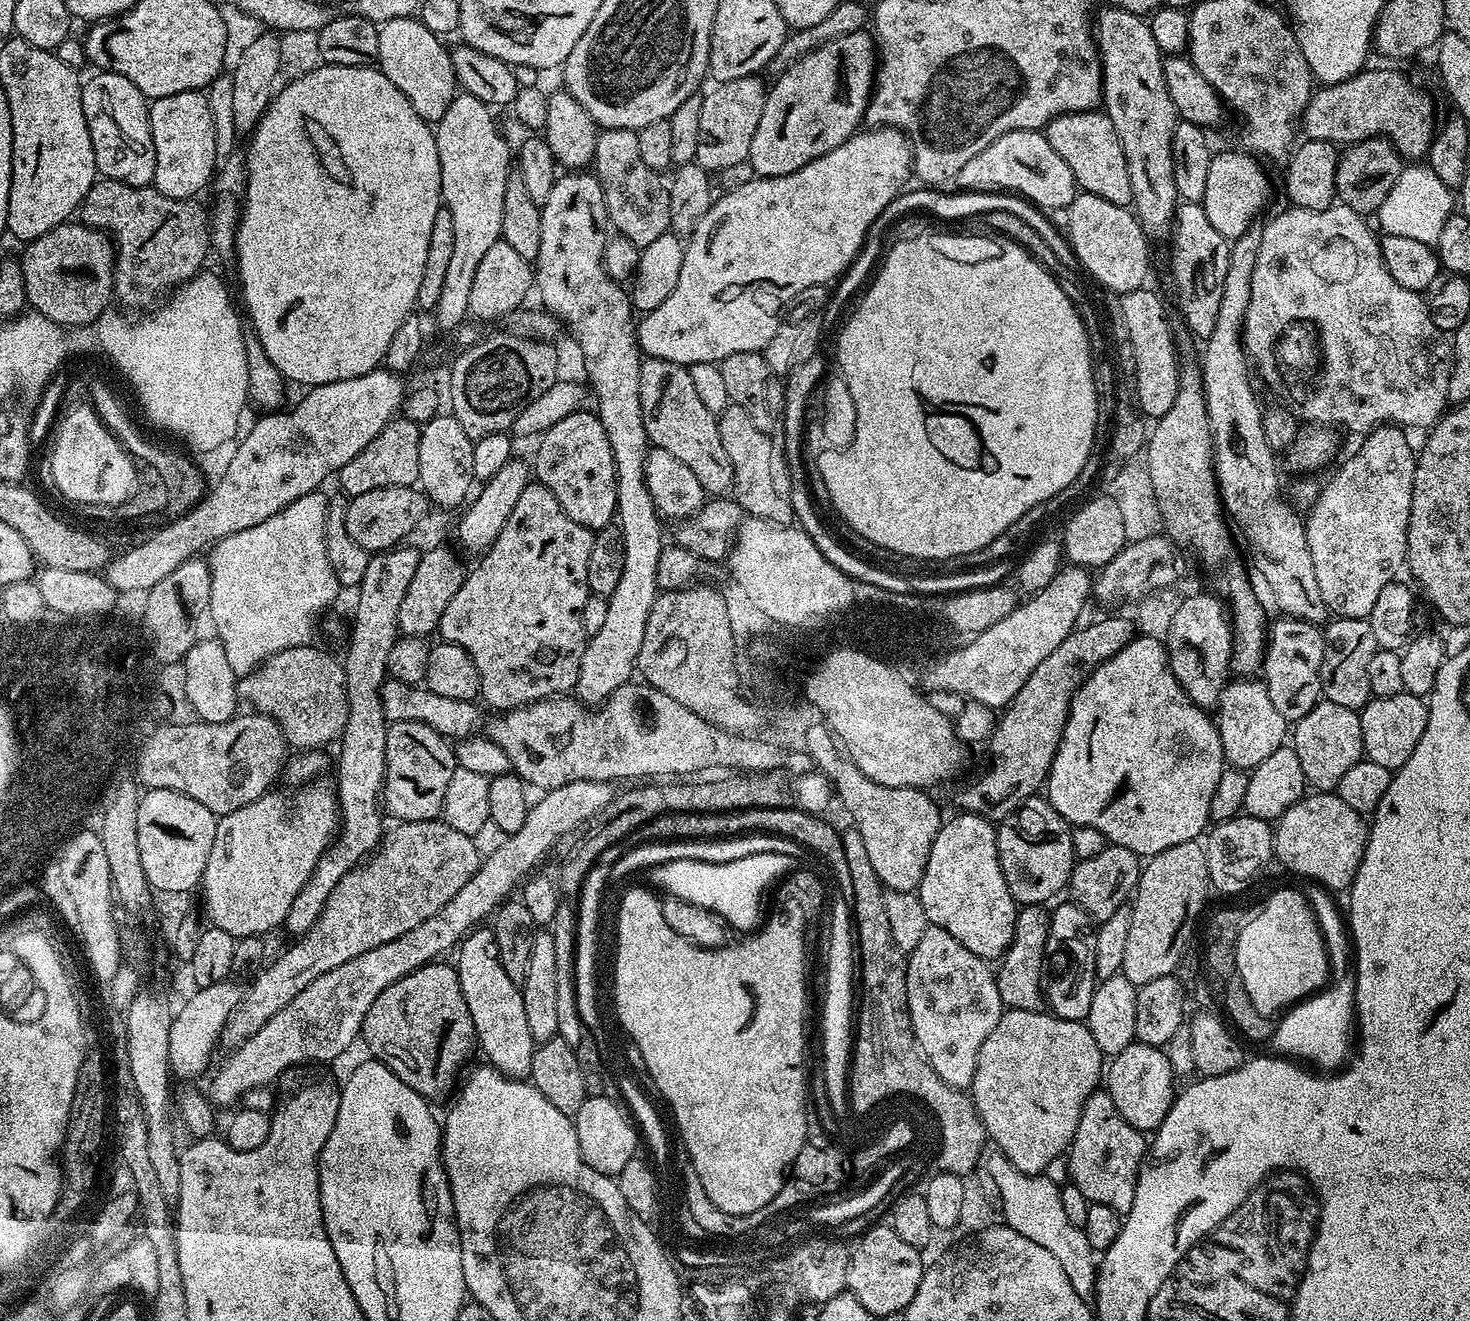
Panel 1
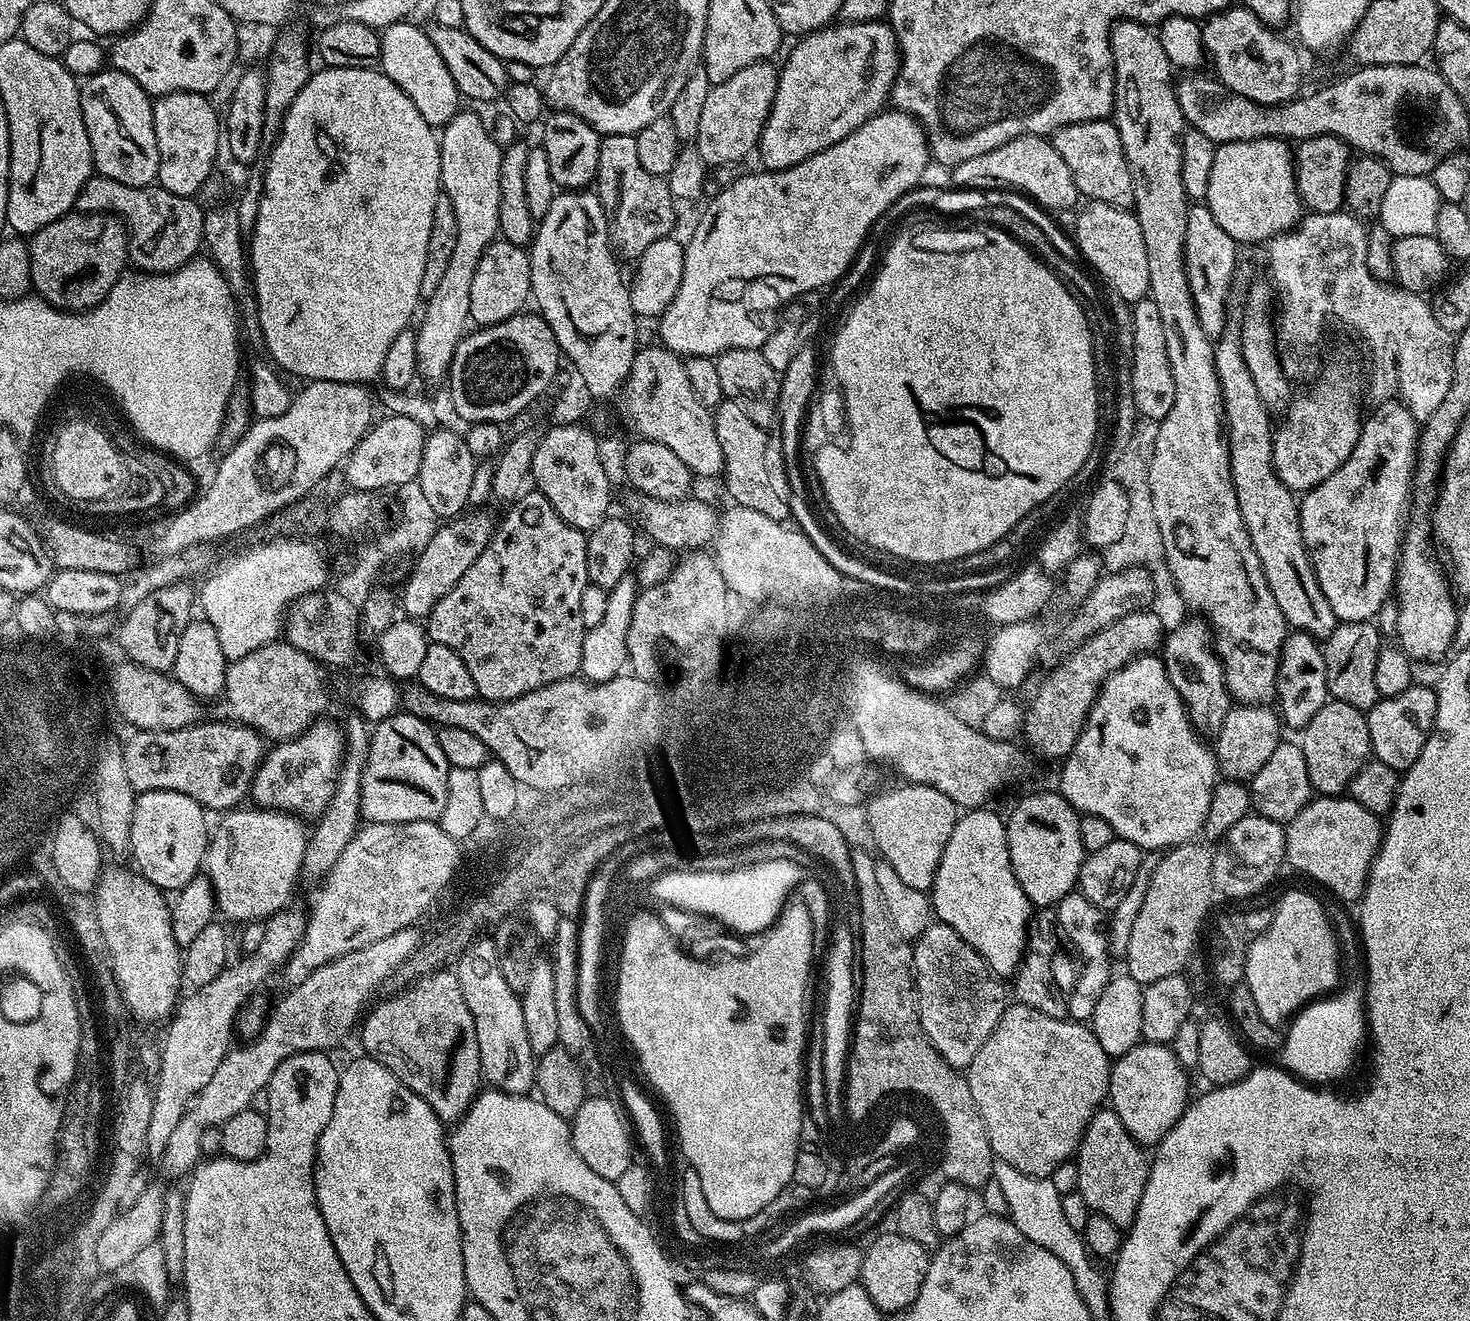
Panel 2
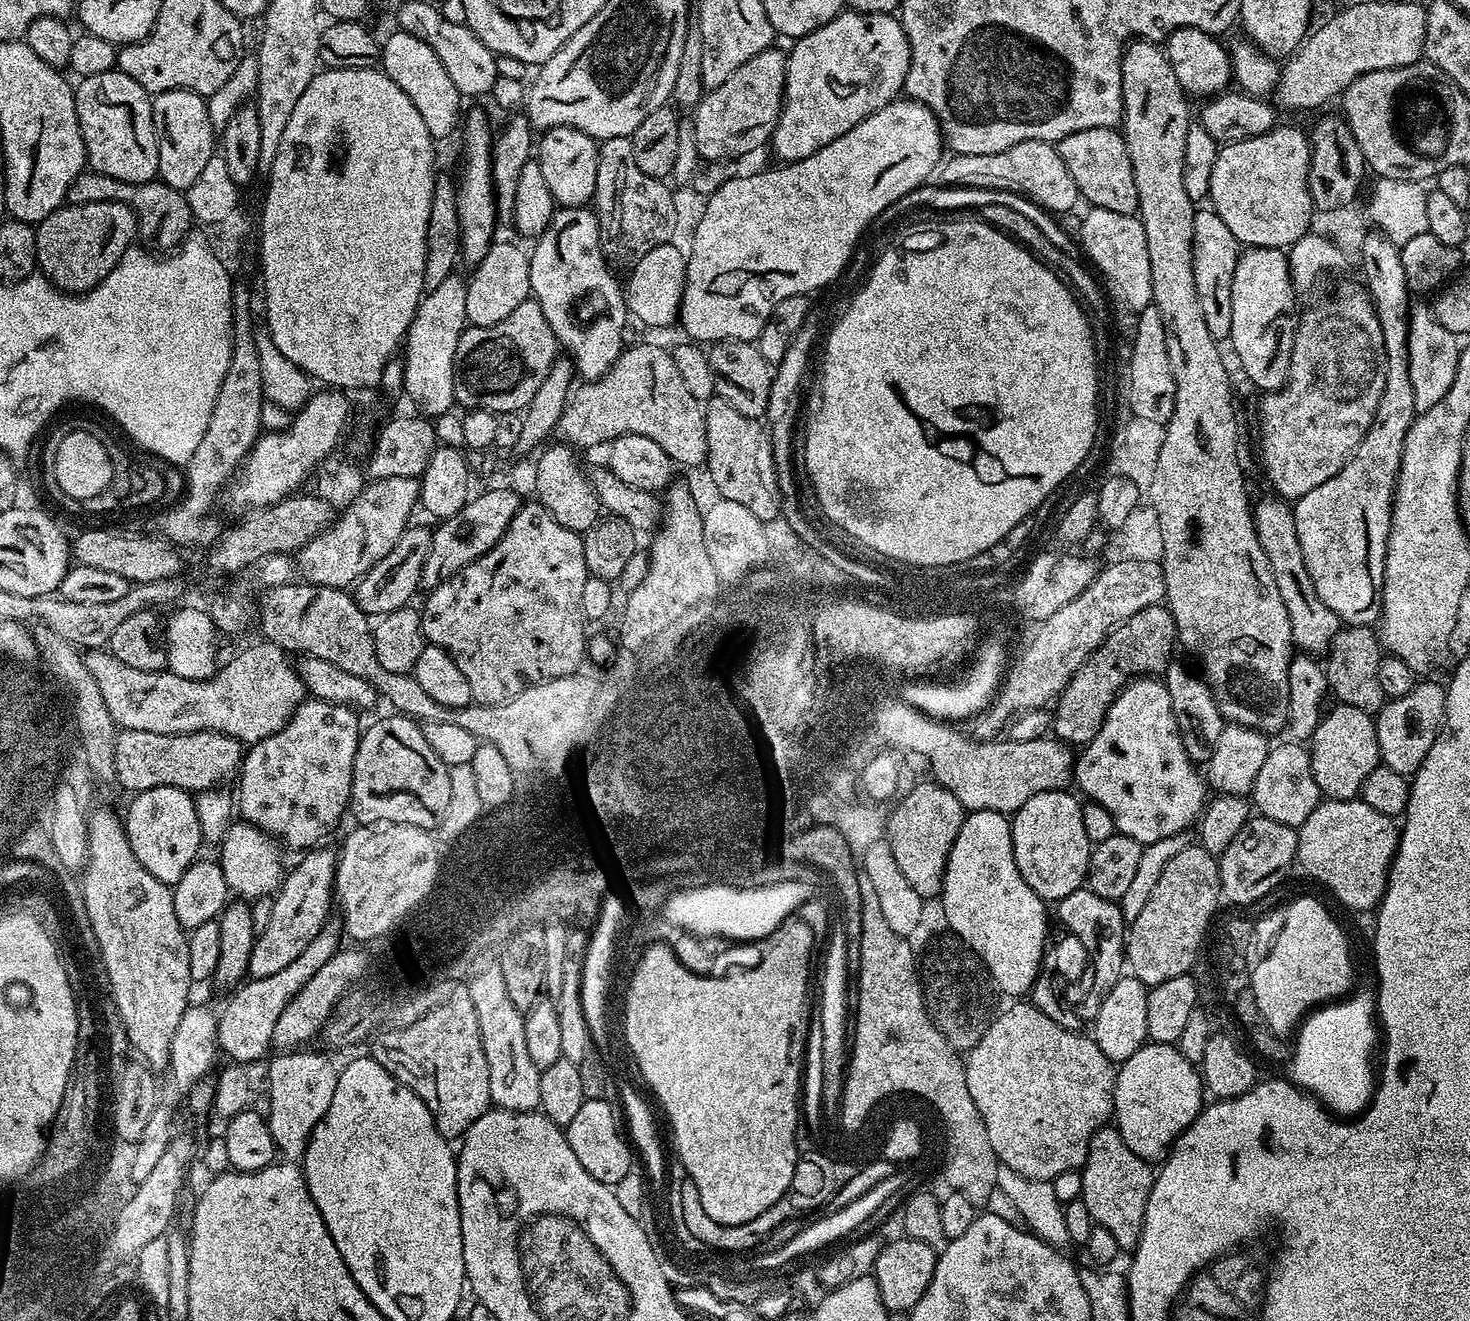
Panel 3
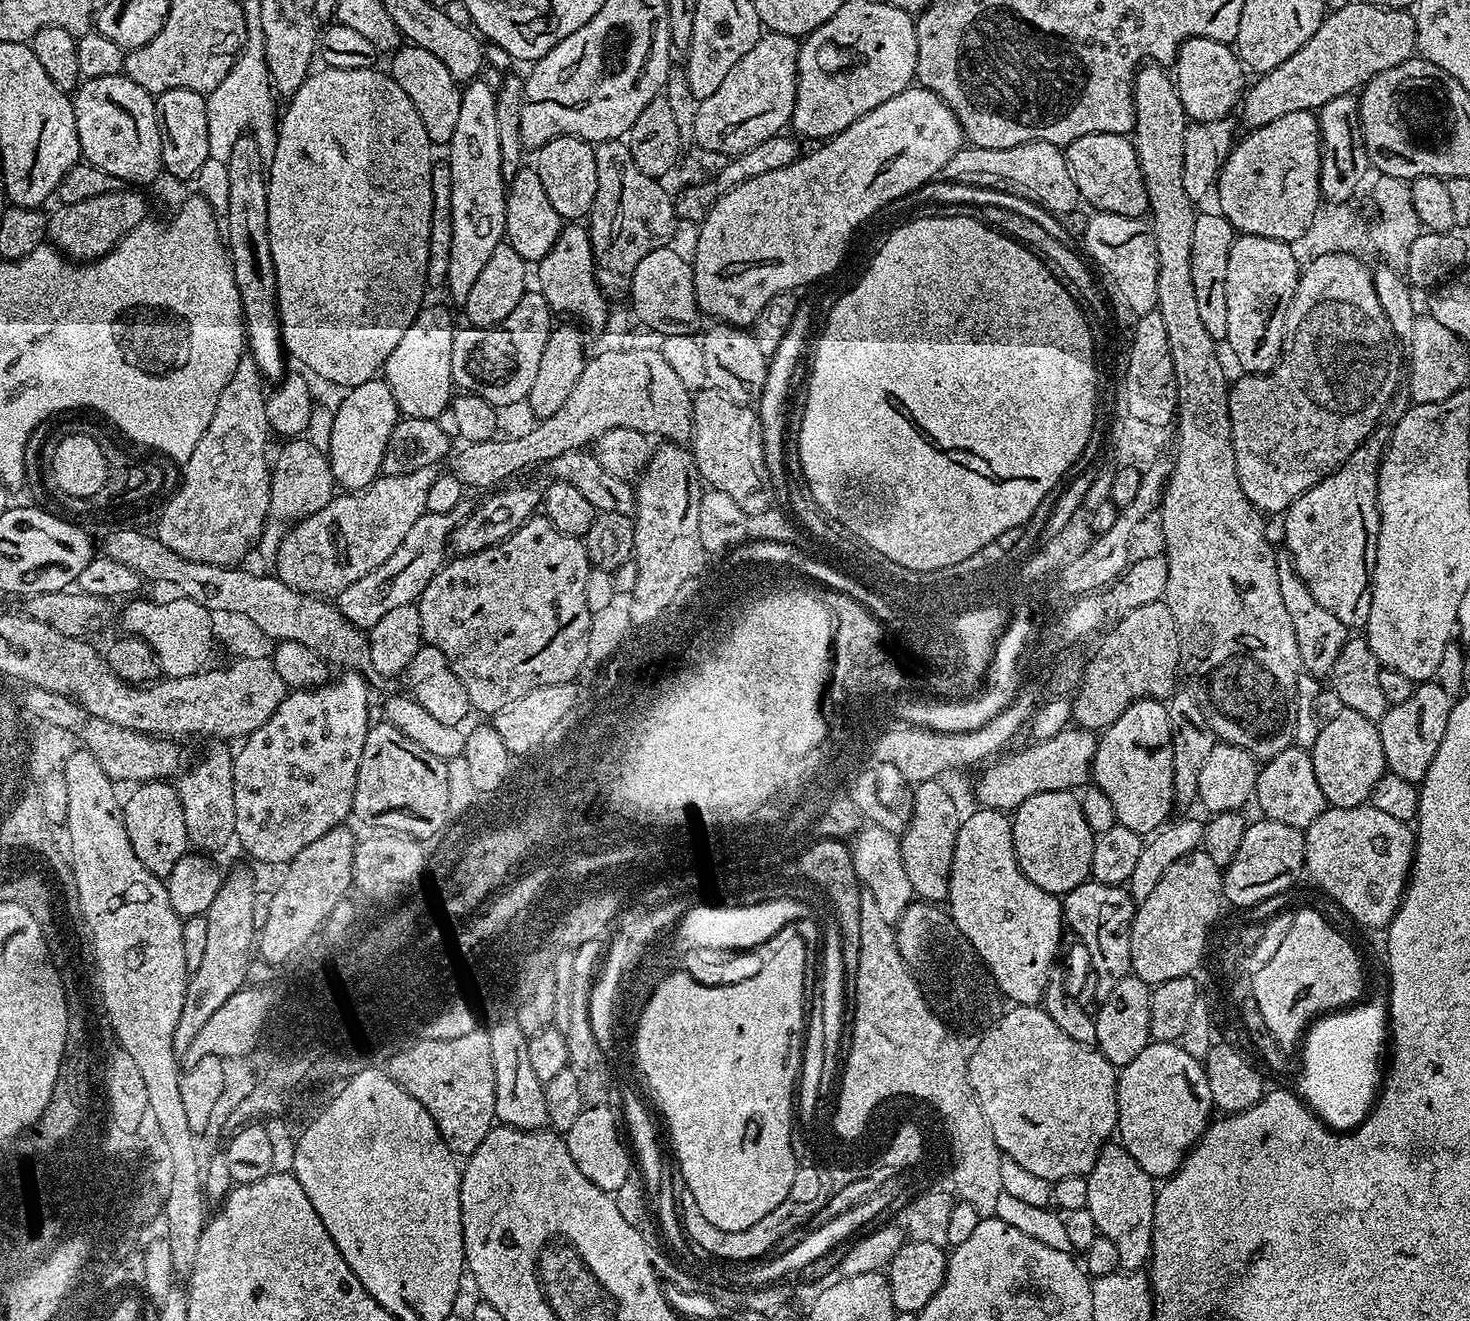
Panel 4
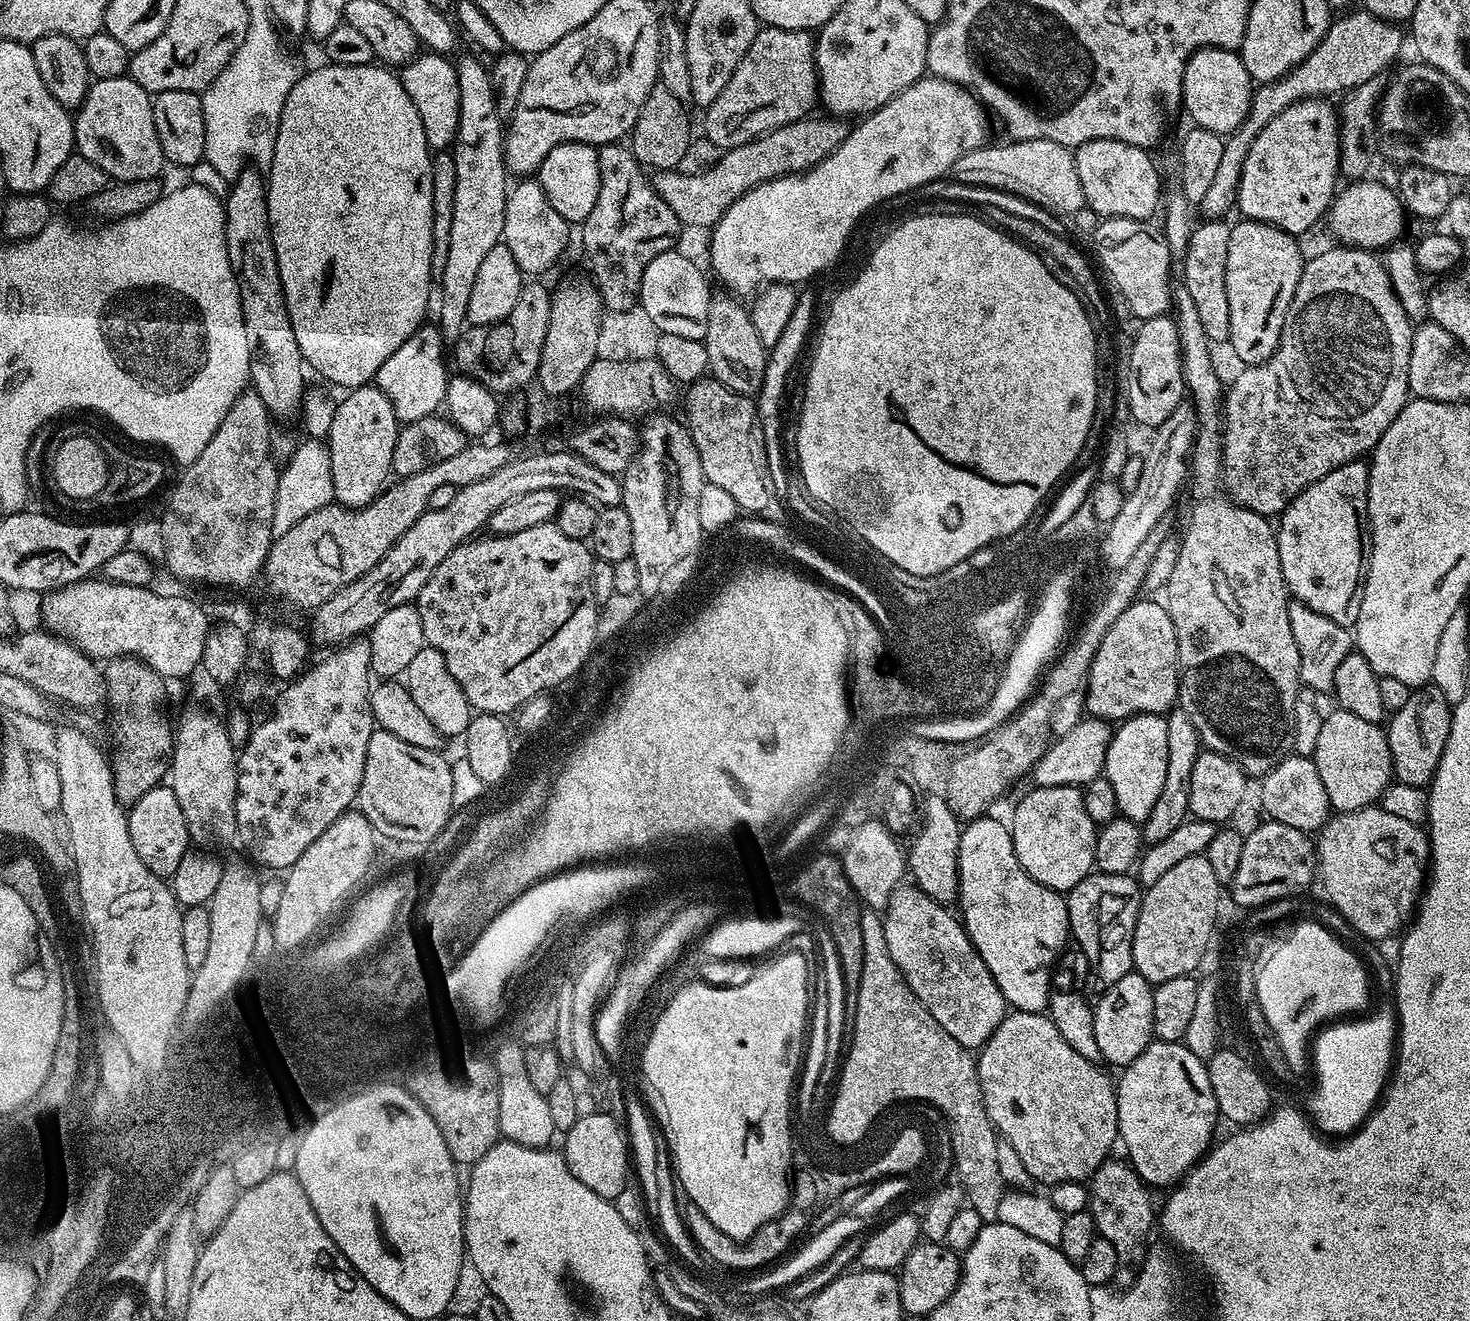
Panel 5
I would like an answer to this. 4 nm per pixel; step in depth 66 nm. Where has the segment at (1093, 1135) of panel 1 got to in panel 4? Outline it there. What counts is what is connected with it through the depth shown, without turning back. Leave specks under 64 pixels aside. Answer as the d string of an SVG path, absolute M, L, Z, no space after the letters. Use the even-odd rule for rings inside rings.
M1109 1142L1098 1154L1087 1178L1087 1210L1094 1218L1097 1233L1110 1238L1110 1243L1118 1250L1118 1262L1125 1273L1141 1271L1152 1254L1154 1202L1158 1191L1153 1176L1146 1174L1146 1170L1130 1158L1123 1144Z

